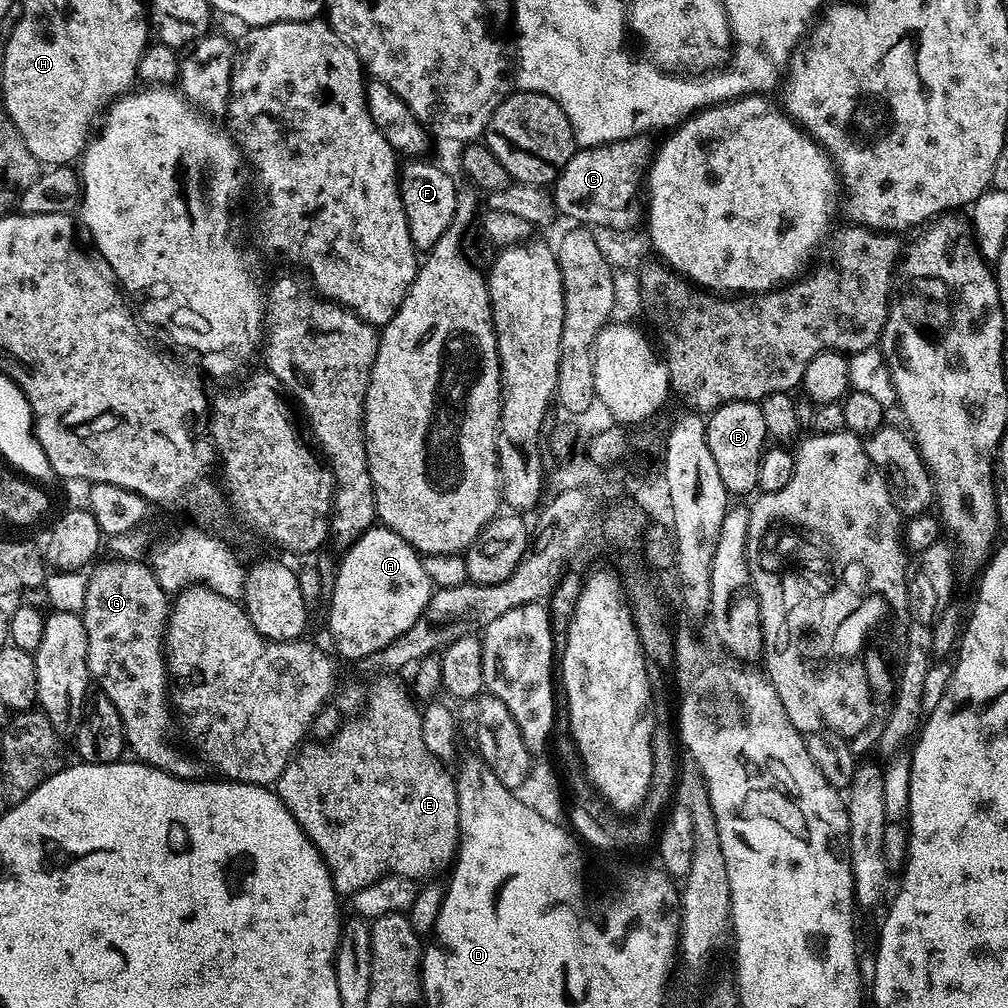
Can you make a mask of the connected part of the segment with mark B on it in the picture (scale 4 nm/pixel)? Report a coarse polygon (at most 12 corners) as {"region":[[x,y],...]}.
{"region":[[759,403],[723,404],[704,437],[722,486],[755,493],[769,443]]}

